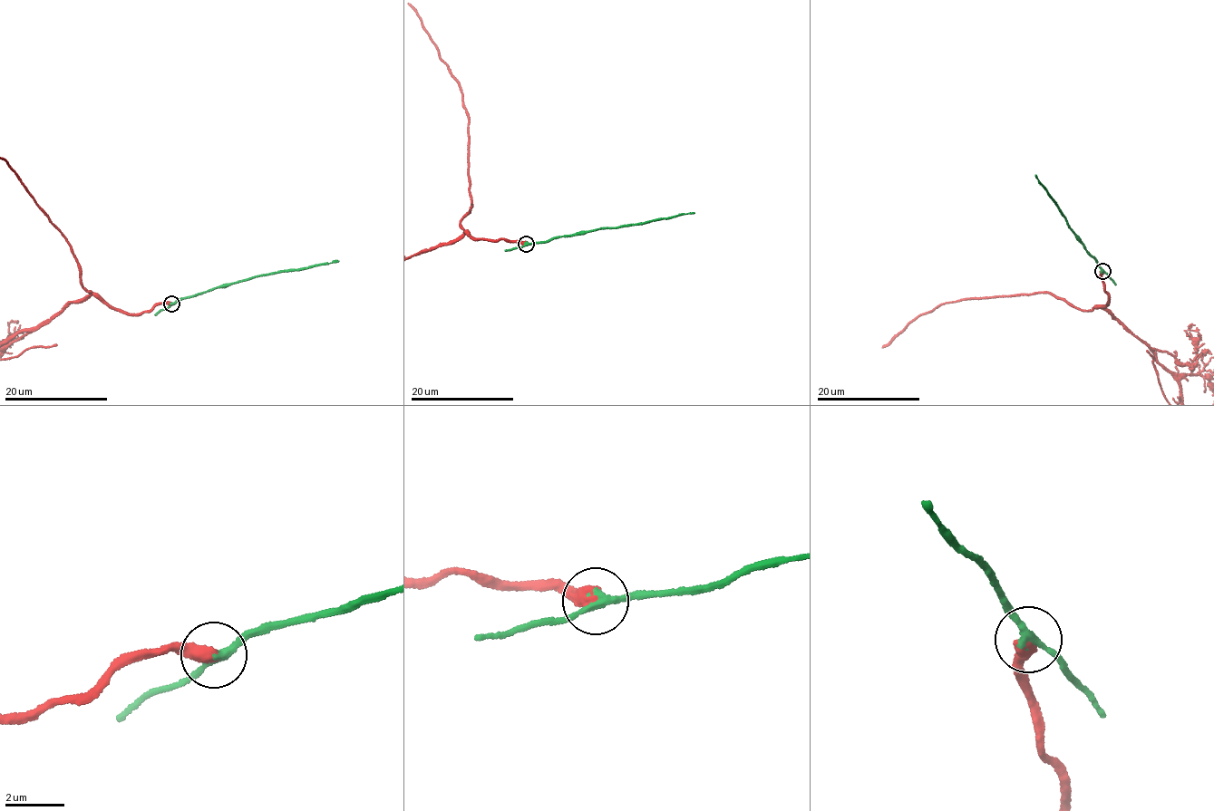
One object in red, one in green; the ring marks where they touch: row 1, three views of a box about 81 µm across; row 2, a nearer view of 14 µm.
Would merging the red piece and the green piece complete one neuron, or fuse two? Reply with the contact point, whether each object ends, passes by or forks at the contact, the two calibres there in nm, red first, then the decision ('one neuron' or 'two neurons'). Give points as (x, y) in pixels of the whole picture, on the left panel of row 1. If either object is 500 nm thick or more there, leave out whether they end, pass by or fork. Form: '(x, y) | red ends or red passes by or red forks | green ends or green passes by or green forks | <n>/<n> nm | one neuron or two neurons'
(171, 304) | red ends | green passes by | 480/280 nm | one neuron

